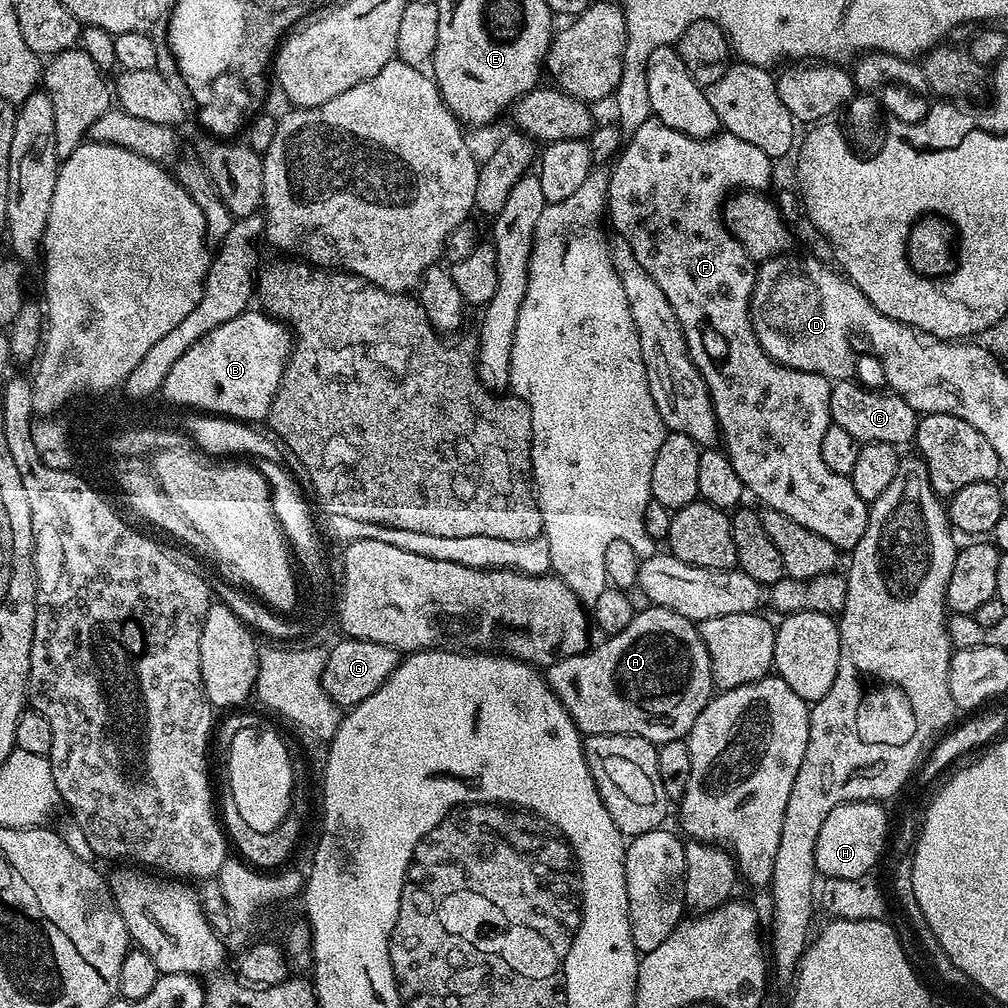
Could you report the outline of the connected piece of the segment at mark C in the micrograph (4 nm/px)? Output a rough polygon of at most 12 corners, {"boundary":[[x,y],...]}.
{"boundary":[[832,384],[831,423],[861,444],[911,445],[918,414],[891,390]]}

